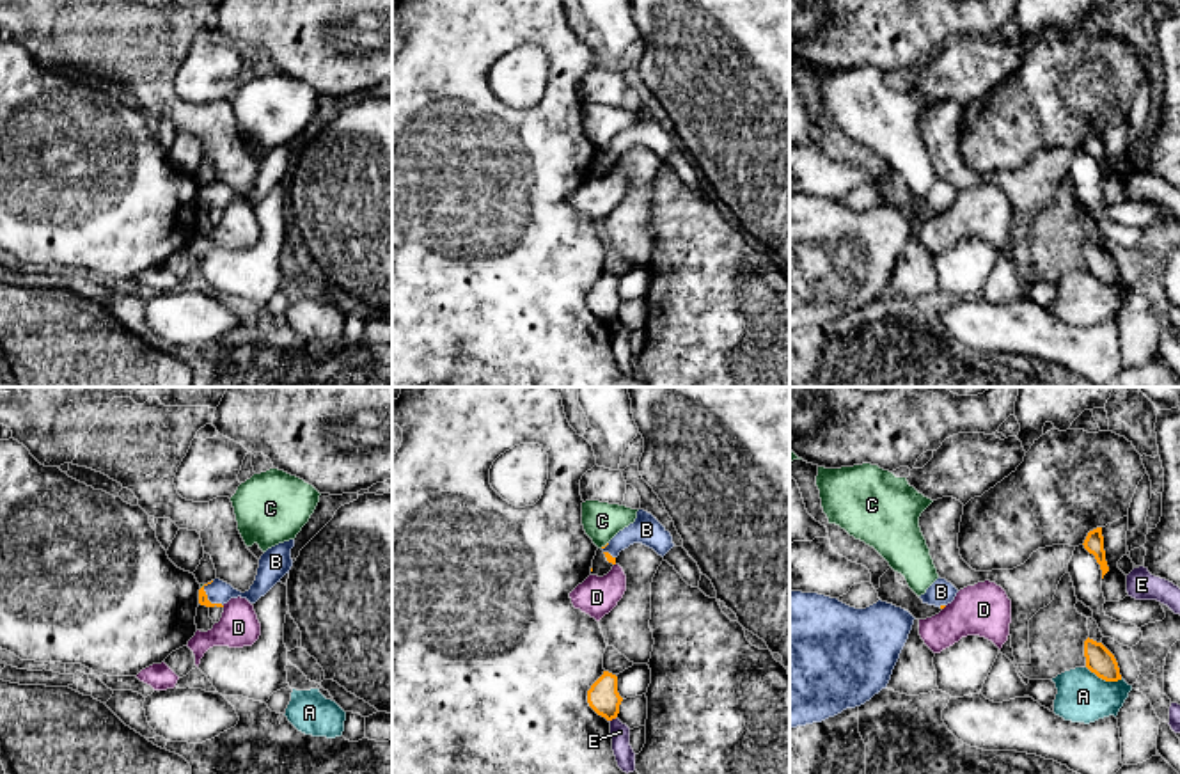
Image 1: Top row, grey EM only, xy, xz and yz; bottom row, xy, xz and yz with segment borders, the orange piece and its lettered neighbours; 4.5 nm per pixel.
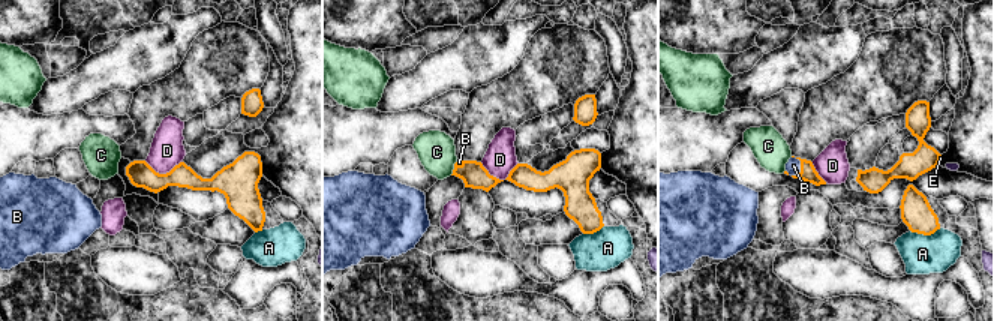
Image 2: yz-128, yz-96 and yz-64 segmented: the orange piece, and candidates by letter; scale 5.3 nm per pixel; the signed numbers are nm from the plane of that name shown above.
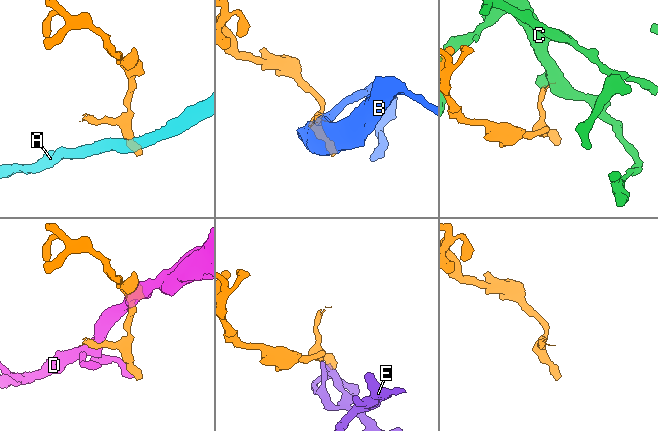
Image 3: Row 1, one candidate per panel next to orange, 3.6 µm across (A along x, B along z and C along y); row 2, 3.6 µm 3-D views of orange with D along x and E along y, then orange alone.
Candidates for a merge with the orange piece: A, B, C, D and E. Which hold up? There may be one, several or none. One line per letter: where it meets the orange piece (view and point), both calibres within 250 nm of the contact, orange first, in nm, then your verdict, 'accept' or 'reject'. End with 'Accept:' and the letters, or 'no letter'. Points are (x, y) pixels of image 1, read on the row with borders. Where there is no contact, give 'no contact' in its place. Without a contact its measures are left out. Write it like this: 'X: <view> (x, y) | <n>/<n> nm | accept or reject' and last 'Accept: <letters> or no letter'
A: yz (1104, 679) | 120/220 nm | reject
B: xy (206, 599) | 50/110 nm | accept
C: xz (605, 545) | 20/170 nm | reject
D: no contact | reject
E: xz (613, 718) | 140/90 nm | reject
Accept: B

